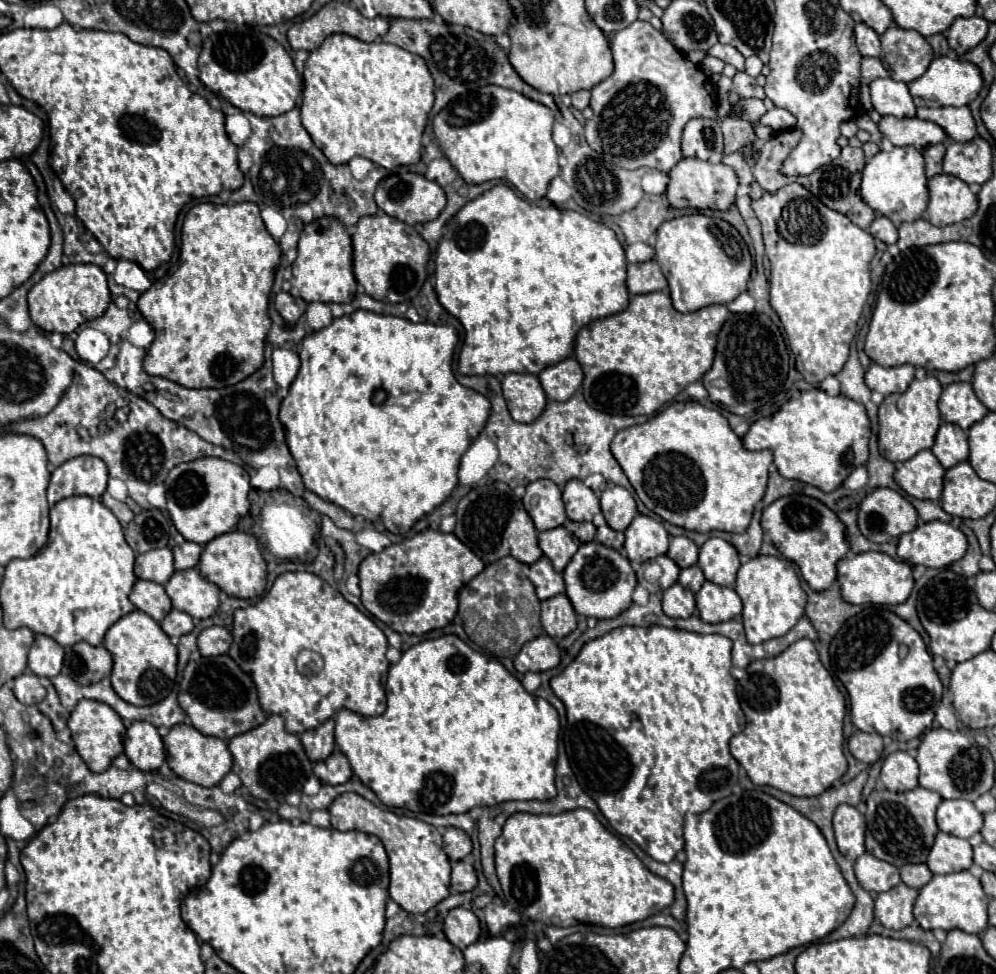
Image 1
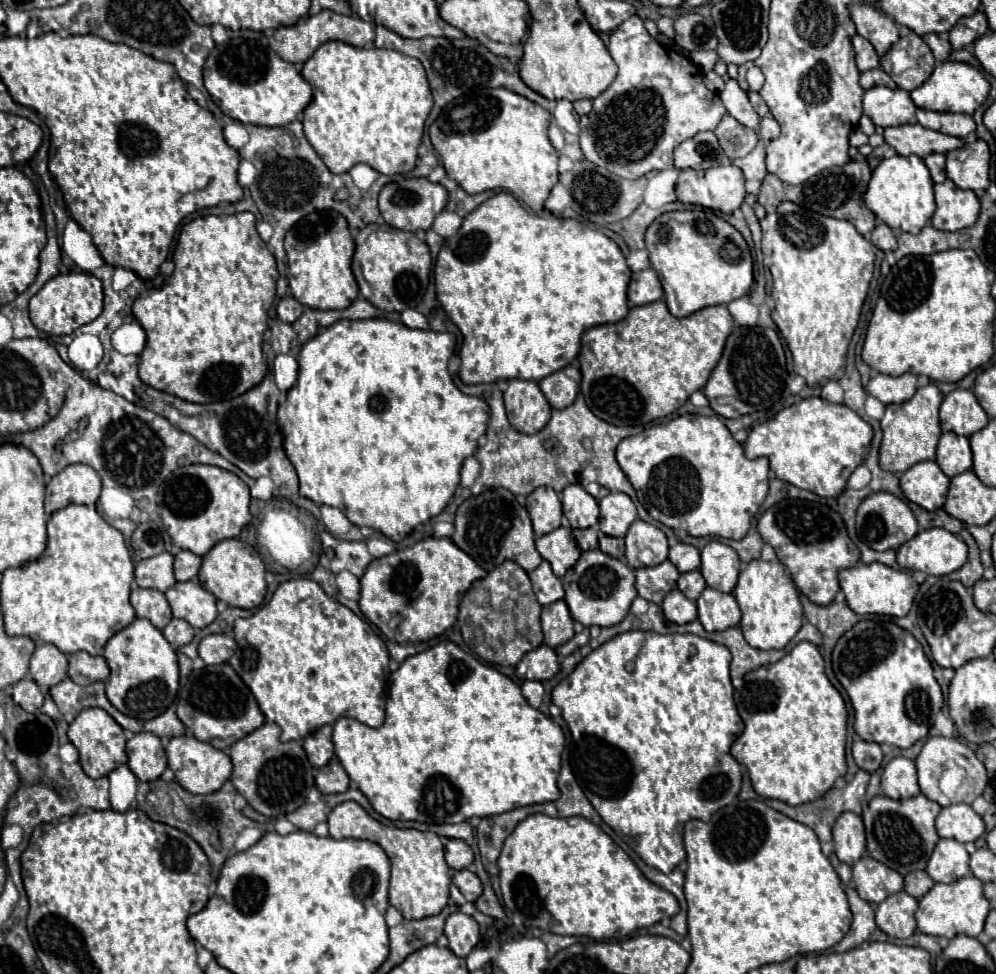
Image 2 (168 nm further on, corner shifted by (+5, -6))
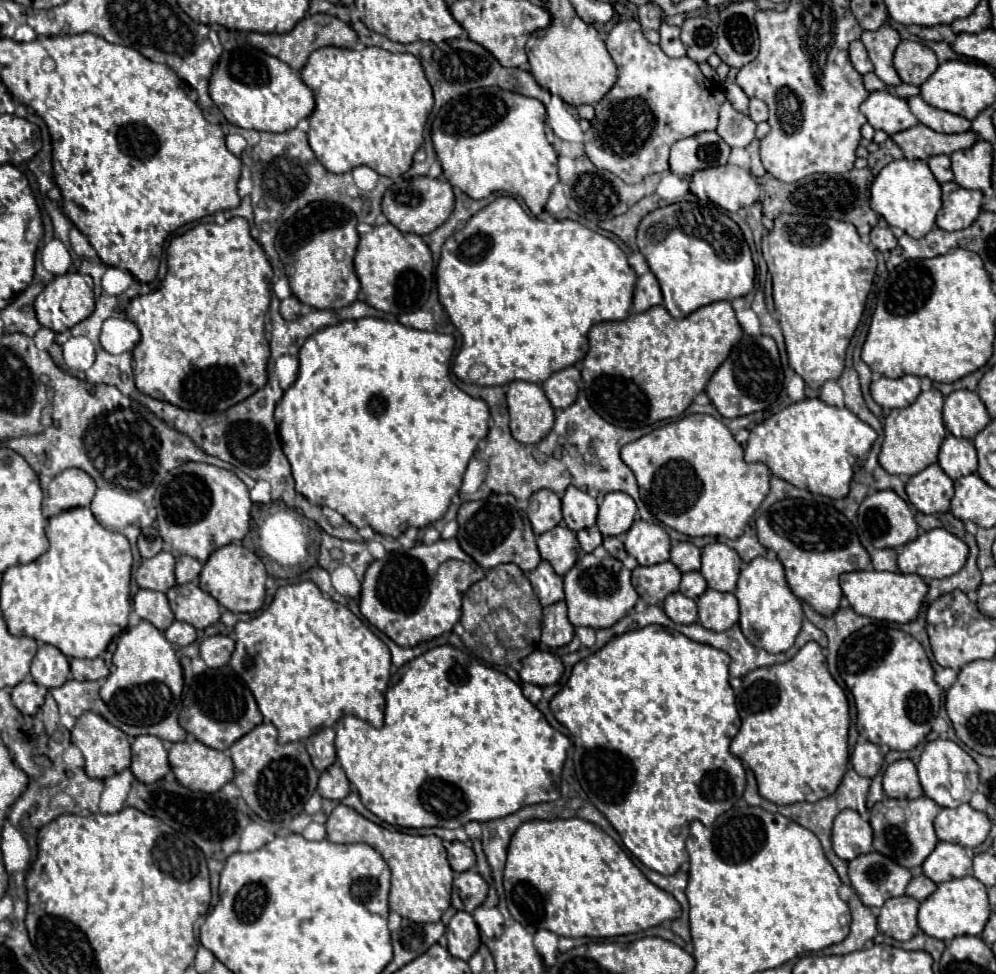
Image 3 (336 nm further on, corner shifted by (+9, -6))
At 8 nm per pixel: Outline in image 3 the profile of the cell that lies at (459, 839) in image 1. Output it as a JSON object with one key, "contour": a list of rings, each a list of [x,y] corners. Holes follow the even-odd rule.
{"contour":[[[452,842],[448,846],[448,862],[454,872],[464,872],[476,864],[476,854],[470,846],[462,842]]]}

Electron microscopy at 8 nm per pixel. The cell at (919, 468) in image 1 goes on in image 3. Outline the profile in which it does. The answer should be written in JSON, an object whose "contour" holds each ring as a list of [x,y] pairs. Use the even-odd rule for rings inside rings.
{"contour":[[[932,464],[908,480],[906,494],[918,512],[942,514],[950,510],[954,482],[944,474],[938,464]]]}

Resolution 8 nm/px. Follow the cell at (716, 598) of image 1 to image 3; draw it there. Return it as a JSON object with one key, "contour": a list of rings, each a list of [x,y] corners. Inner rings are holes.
{"contour":[[[708,588],[698,598],[698,620],[708,630],[714,630],[714,632],[728,630],[738,622],[738,616],[740,616],[740,610],[734,594]]]}

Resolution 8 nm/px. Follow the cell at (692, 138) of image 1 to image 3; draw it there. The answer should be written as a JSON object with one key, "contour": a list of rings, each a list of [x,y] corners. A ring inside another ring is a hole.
{"contour":[[[700,132],[672,146],[670,170],[682,178],[690,178],[698,170],[726,164],[728,156],[730,146],[716,132]]]}

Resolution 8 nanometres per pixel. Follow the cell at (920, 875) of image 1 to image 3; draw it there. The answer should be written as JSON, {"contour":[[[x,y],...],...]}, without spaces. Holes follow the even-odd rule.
{"contour":[[[918,874],[918,876],[914,876],[914,878],[910,880],[910,884],[908,884],[908,888],[906,888],[906,894],[922,902],[922,900],[926,900],[934,890],[936,890],[936,884],[934,884],[930,878],[926,878],[924,874]]]}

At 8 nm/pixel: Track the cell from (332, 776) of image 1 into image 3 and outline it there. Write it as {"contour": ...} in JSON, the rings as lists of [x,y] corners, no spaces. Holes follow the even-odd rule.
{"contour":[[[332,764],[320,774],[318,792],[330,800],[342,800],[350,792],[350,782],[338,764]]]}

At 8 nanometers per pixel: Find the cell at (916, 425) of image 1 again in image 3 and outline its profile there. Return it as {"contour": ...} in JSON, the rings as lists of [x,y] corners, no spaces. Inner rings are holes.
{"contour":[[[932,388],[922,392],[914,404],[902,410],[890,410],[884,424],[884,444],[880,452],[880,464],[886,472],[896,476],[914,476],[926,466],[938,462],[938,450],[946,438],[946,428],[942,422],[944,396],[940,390]]]}

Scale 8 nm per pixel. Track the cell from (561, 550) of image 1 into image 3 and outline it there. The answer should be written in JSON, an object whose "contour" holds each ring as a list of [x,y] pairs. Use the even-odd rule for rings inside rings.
{"contour":[[[558,524],[556,528],[540,534],[536,542],[542,560],[548,560],[560,576],[564,576],[582,554],[582,548],[576,540],[576,532],[564,524]]]}

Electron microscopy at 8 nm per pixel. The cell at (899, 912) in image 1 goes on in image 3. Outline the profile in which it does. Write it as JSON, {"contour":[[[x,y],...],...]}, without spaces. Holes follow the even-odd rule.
{"contour":[[[910,896],[886,900],[878,916],[878,930],[894,940],[910,940],[920,932],[916,924],[920,902]]]}

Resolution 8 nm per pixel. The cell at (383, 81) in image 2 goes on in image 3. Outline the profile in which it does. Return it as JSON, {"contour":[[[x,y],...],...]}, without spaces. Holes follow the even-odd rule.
{"contour":[[[328,46],[312,52],[300,74],[316,98],[316,108],[308,118],[310,120],[308,142],[326,170],[334,174],[344,174],[354,168],[352,176],[360,190],[372,190],[374,186],[378,186],[380,176],[388,176],[392,184],[398,180],[408,180],[403,175],[410,170],[412,156],[424,142],[422,138],[424,124],[434,106],[432,88],[416,56],[392,54],[376,46],[364,50],[346,50]]]}

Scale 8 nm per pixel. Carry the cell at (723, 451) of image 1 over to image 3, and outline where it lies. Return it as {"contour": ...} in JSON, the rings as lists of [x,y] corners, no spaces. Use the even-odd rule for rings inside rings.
{"contour":[[[708,414],[670,422],[626,444],[620,452],[634,472],[646,508],[666,526],[686,536],[742,536],[748,520],[770,490],[766,464],[746,464],[730,430]]]}

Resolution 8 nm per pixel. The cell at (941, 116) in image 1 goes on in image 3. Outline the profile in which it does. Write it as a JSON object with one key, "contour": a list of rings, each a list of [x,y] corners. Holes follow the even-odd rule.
{"contour":[[[912,96],[908,98],[910,110],[914,112],[914,116],[928,128],[936,130],[936,132],[946,132],[946,134],[954,134],[954,132],[968,132],[970,130],[970,120],[966,120],[964,116],[934,108],[930,104],[926,104],[922,100],[922,96]]]}

